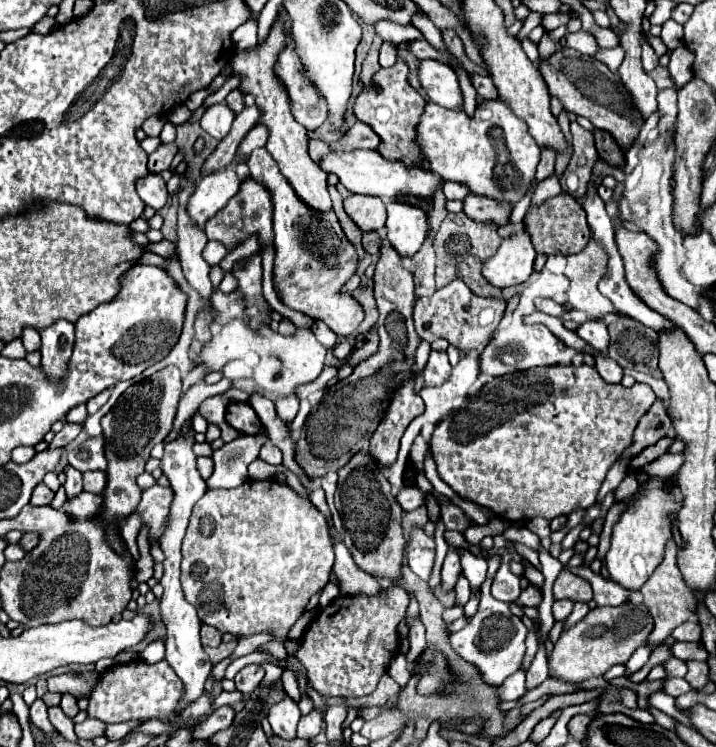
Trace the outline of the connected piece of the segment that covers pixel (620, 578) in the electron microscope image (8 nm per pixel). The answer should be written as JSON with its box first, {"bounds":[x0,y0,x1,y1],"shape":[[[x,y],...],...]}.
{"bounds":[606,477,682,591],"shape":[[[650,477],[638,487],[634,495],[626,499],[626,509],[620,513],[620,519],[612,527],[612,545],[606,555],[606,567],[612,581],[632,591],[638,591],[646,583],[646,579],[662,563],[664,549],[672,537],[672,527],[678,523],[680,509],[682,493],[678,489],[676,477]]]}

